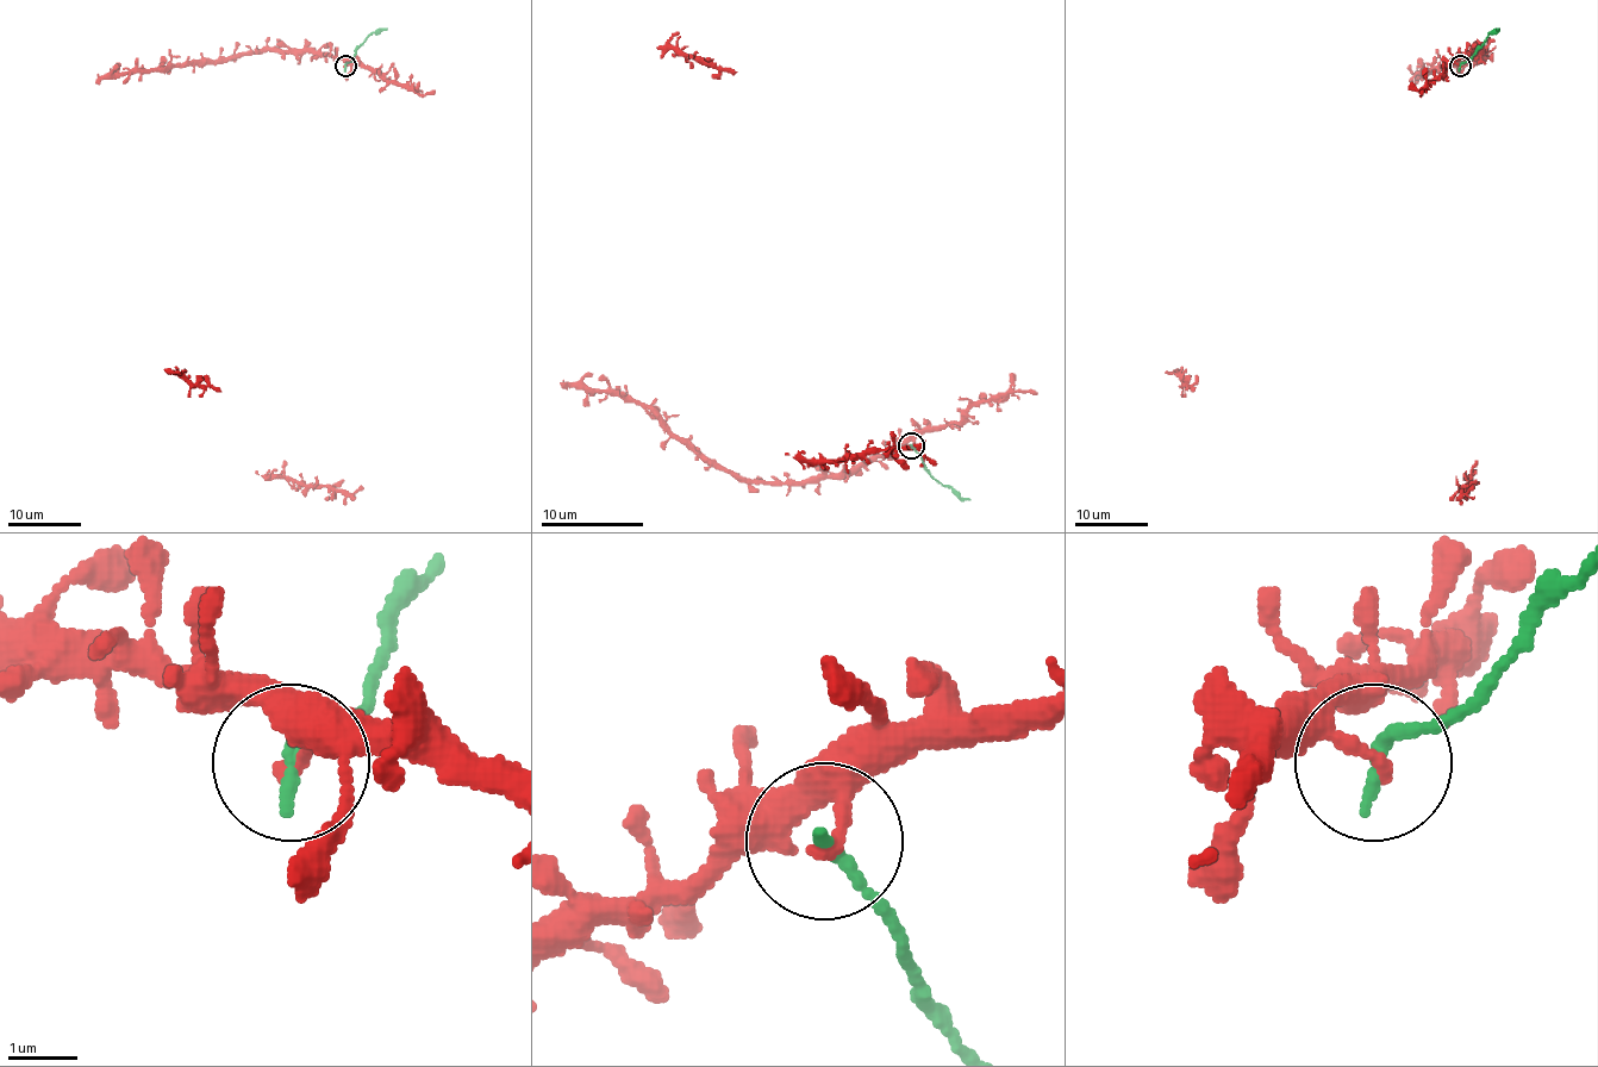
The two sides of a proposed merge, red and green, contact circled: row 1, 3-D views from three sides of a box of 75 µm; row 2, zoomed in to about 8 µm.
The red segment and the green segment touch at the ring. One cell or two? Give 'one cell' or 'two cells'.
two cells

